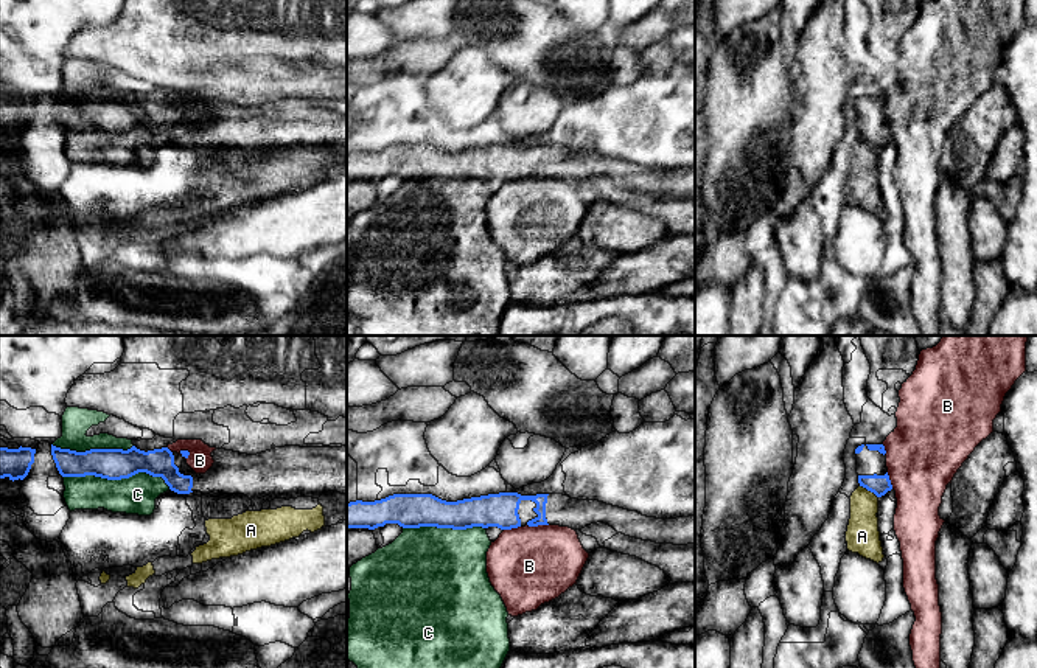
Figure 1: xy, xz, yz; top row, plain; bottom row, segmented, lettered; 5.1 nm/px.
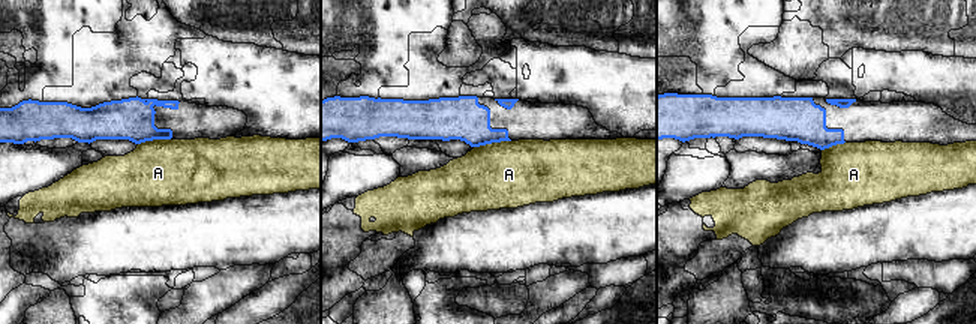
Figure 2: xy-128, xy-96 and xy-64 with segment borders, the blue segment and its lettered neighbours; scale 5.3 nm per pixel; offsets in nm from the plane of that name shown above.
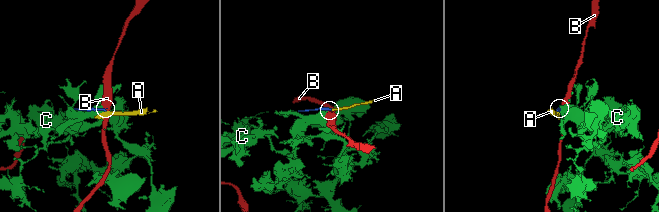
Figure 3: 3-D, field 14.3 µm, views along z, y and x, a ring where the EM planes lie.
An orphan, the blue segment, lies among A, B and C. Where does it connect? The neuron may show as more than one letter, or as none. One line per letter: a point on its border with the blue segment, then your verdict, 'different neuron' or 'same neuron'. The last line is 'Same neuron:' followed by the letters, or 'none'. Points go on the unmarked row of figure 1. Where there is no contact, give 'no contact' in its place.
A: contact yz (869, 142); different neuron
B: contact xz (538, 176); different neuron
C: contact xy (117, 131); different neuron
Same neuron: none

